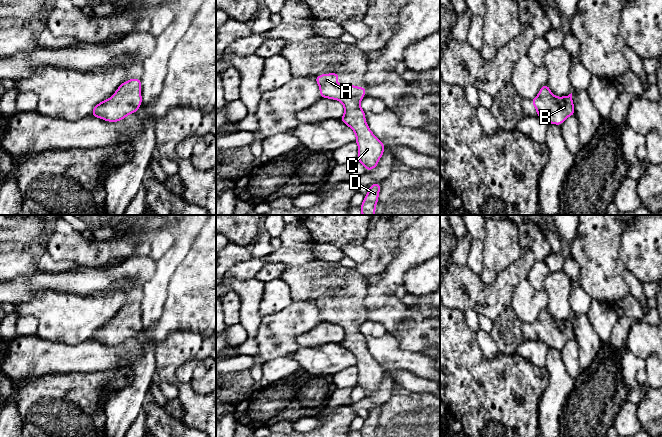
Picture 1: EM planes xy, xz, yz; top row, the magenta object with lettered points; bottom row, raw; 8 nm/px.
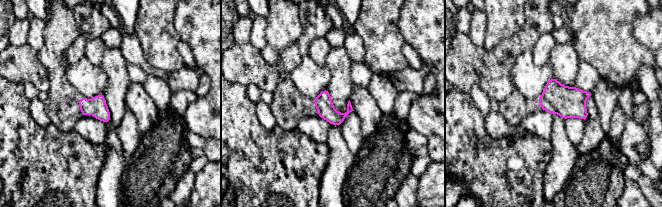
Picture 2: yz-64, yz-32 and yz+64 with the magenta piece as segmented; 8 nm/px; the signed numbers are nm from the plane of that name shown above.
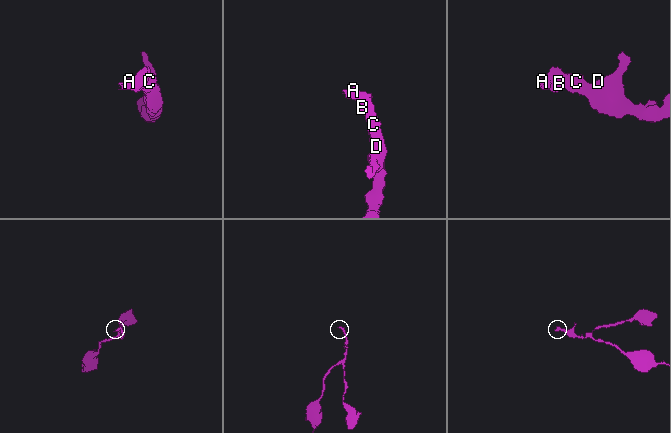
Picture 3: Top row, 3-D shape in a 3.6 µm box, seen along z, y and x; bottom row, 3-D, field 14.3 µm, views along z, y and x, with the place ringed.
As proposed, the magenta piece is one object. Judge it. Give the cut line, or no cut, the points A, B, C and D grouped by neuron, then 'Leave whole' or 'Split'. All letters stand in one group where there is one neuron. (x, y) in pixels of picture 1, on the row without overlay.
No split. Groups: A B C D. Leave whole

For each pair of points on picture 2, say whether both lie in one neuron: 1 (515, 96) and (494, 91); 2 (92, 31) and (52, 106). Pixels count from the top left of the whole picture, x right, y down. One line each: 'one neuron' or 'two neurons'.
1: two neurons
2: two neurons

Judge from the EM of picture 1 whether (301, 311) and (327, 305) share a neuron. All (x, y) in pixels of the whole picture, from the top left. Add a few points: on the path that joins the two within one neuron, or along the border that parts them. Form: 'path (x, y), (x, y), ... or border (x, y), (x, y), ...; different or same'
border (294, 301), (312, 301), (318, 309), (321, 321); different

